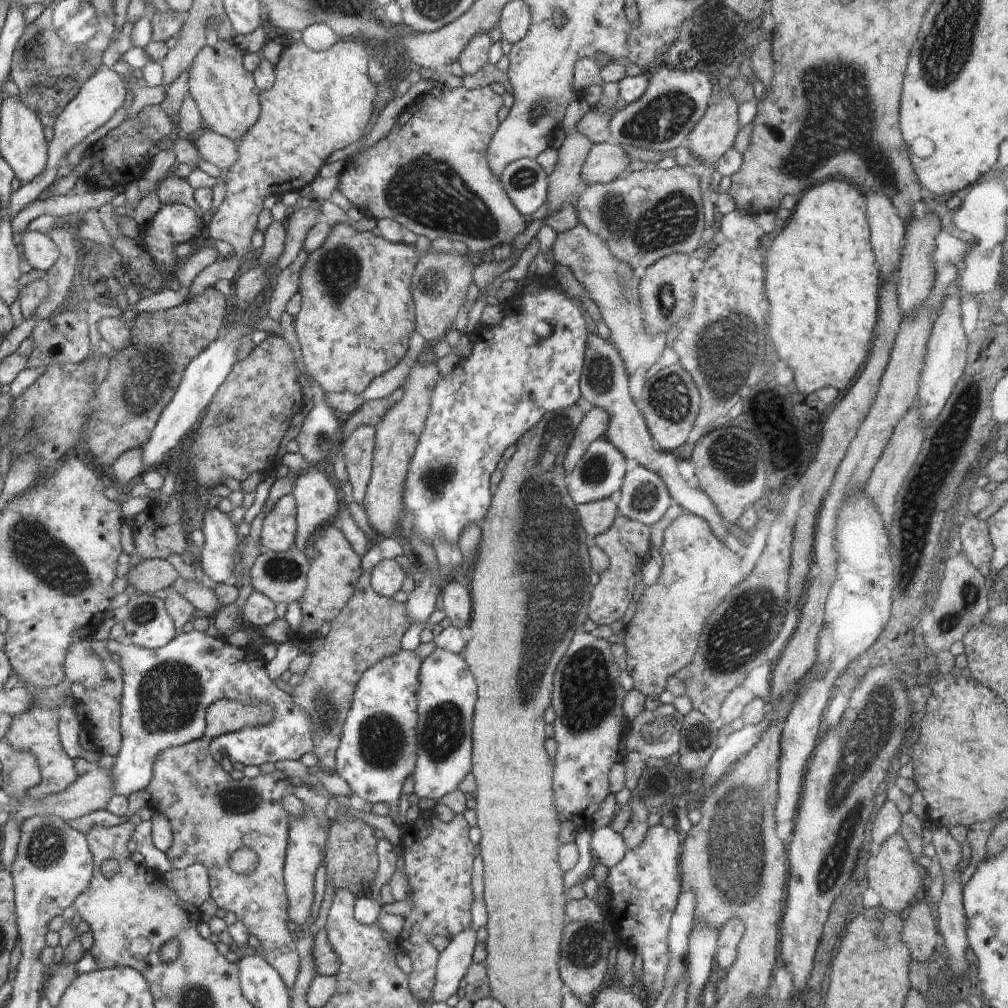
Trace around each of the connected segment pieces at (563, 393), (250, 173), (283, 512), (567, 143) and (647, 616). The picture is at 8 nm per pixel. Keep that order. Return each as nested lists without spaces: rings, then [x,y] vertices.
[[[545,278],[542,281],[542,286],[546,288],[543,292],[524,295],[522,293],[510,298],[504,305],[503,310],[506,312],[505,317],[495,327],[477,326],[468,334],[470,341],[474,342],[472,353],[468,359],[462,359],[455,369],[445,377],[439,377],[437,385],[433,388],[431,394],[431,411],[426,419],[420,440],[417,442],[415,453],[413,454],[409,471],[405,480],[404,490],[404,508],[405,514],[412,512],[414,514],[413,529],[420,534],[420,538],[424,542],[433,542],[438,537],[444,537],[445,541],[458,543],[460,533],[468,523],[476,523],[482,520],[487,513],[488,507],[492,498],[492,486],[490,484],[490,476],[496,470],[496,465],[502,460],[504,450],[508,446],[512,446],[520,440],[520,437],[530,430],[546,413],[557,410],[567,409],[576,402],[582,402],[580,379],[584,364],[584,353],[587,345],[586,328],[588,328],[589,316],[587,312],[581,312],[578,302],[570,301],[564,296],[557,294],[555,291],[548,290],[550,287],[560,289],[557,283],[550,278]]]
[[[295,38],[289,47],[284,48],[280,53],[278,62],[275,64],[275,83],[270,90],[259,91],[259,103],[260,103],[260,114],[256,124],[237,141],[238,143],[238,160],[225,172],[223,172],[224,179],[226,180],[227,194],[223,200],[223,203],[216,209],[216,213],[211,216],[208,223],[208,229],[205,231],[209,234],[212,242],[216,240],[224,240],[228,242],[233,248],[233,254],[237,254],[246,258],[255,252],[251,243],[251,238],[254,232],[256,232],[256,224],[258,220],[258,214],[263,209],[262,204],[265,198],[268,196],[282,197],[294,197],[297,192],[301,191],[305,186],[311,185],[314,180],[319,176],[320,168],[324,166],[326,160],[332,152],[336,150],[342,150],[346,148],[352,142],[360,140],[362,136],[366,136],[369,128],[373,124],[375,117],[375,100],[377,99],[376,84],[370,81],[368,77],[368,61],[371,58],[371,48],[362,43],[358,39],[343,39],[341,38],[334,46],[328,48],[324,52],[316,52],[310,50],[306,44]]]
[[[293,494],[282,496],[264,518],[260,542],[268,551],[284,552],[294,544],[297,508]]]
[[[578,130],[566,135],[563,145],[557,150],[558,160],[554,170],[548,176],[547,216],[572,201],[576,186],[582,182],[581,168],[592,145],[591,138]]]
[[[684,511],[673,520],[663,533],[663,544],[659,549],[663,563],[662,572],[656,584],[648,585],[643,596],[637,601],[632,620],[624,626],[626,630],[625,649],[627,650],[627,671],[633,678],[633,688],[645,697],[667,690],[667,680],[681,671],[696,654],[698,638],[702,634],[704,622],[728,594],[730,590],[744,580],[740,570],[740,558],[730,552],[714,536],[707,522],[698,515]]]

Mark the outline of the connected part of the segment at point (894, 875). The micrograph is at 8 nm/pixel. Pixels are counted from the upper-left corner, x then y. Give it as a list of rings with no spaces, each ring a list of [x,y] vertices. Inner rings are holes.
[[[898,832],[879,844],[878,853],[872,853],[866,862],[869,887],[880,897],[880,906],[900,913],[919,897],[926,896],[928,880],[924,869],[908,850],[908,844]]]

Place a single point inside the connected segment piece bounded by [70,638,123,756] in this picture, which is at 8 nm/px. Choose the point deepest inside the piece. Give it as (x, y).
(104, 703)

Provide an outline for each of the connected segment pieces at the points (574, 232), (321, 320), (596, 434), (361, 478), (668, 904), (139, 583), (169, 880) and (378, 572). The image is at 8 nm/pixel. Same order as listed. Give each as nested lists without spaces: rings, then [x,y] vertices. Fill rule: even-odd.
[[[582,223],[556,235],[552,246],[556,263],[569,266],[580,284],[584,286],[588,296],[596,303],[606,326],[610,329],[610,338],[620,353],[628,374],[640,367],[647,370],[656,363],[666,348],[666,333],[658,333],[655,337],[645,331],[639,299],[640,278],[628,263],[618,262],[610,252],[609,246]]]
[[[338,223],[332,226],[331,233],[326,237],[322,246],[308,255],[304,267],[302,267],[301,270],[300,289],[298,290],[302,295],[302,307],[300,312],[293,317],[293,324],[301,346],[306,375],[311,380],[318,382],[324,392],[351,392],[354,394],[362,394],[372,380],[388,372],[391,368],[394,368],[394,366],[404,358],[405,351],[407,351],[409,347],[410,337],[415,331],[415,308],[412,300],[411,280],[419,257],[420,254],[415,250],[413,245],[407,245],[404,242],[390,242],[384,237],[374,235],[372,231],[354,230],[348,223]]]
[[[592,407],[590,411],[585,412],[565,456],[564,466],[567,474],[571,473],[588,446],[604,436],[609,420],[610,415],[603,408]]]
[[[373,426],[358,427],[341,447],[352,496],[360,506],[371,477],[376,431]]]
[[[655,825],[648,829],[639,847],[627,848],[624,858],[609,868],[606,887],[610,897],[609,914],[605,923],[615,934],[618,945],[642,956],[640,992],[647,1002],[653,1002],[665,987],[670,962],[669,924],[682,891],[679,873],[682,840],[683,834],[678,828],[666,829]]]
[[[148,559],[136,564],[136,567],[129,575],[129,584],[134,586],[139,594],[148,593],[154,595],[158,590],[166,590],[178,577],[180,577],[178,571],[166,559]]]
[[[200,863],[186,868],[172,868],[162,874],[166,884],[190,906],[198,908],[211,896],[209,870]]]
[[[384,559],[374,566],[369,577],[376,594],[392,597],[402,588],[406,574],[394,560]]]

